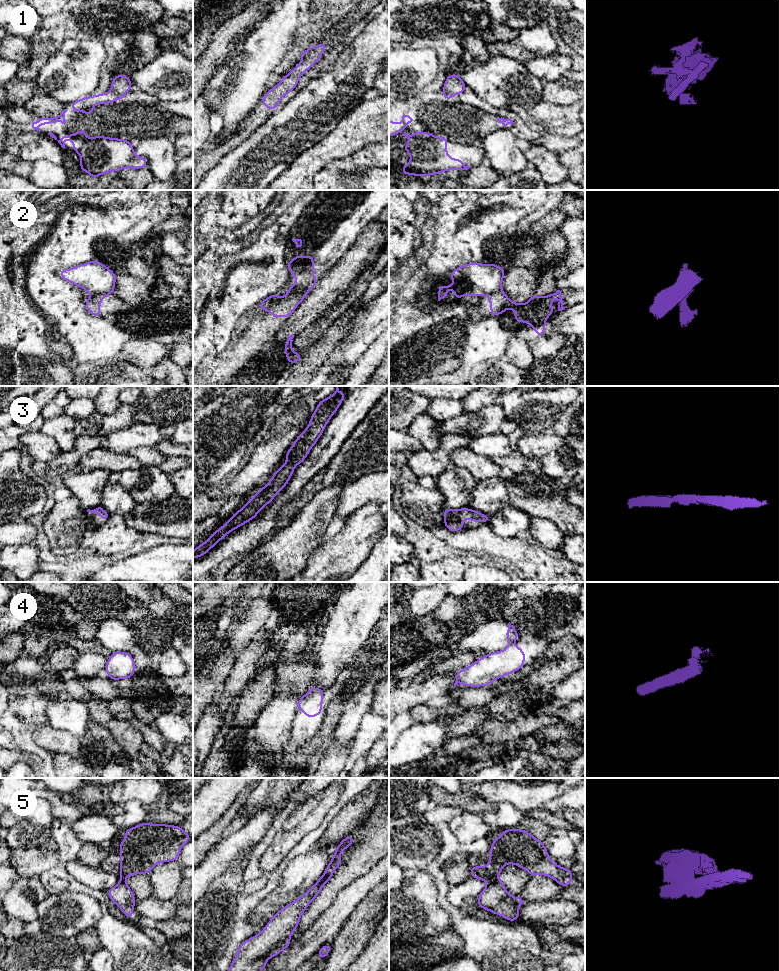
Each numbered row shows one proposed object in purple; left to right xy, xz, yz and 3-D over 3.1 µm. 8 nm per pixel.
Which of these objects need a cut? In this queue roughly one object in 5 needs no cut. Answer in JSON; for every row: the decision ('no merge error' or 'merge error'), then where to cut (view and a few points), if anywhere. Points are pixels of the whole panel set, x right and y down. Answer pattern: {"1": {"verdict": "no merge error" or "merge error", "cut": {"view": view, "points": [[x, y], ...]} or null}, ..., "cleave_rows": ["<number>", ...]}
{"1": {"verdict": "merge error", "cut": {"view": "xy", "points": [[111, 90], [122, 95]]}}, "2": {"verdict": "merge error", "cut": {"view": "xz", "points": [[306, 289], [296, 289], [286, 295]]}}, "3": {"verdict": "no merge error", "cut": null}, "4": {"verdict": "merge error", "cut": {"view": "xz", "points": [[306, 694], [300, 708]]}}, "5": {"verdict": "merge error", "cut": {"view": "yz", "points": [[489, 882], [503, 886]]}}, "cleave_rows": ["1", "2", "4", "5"]}

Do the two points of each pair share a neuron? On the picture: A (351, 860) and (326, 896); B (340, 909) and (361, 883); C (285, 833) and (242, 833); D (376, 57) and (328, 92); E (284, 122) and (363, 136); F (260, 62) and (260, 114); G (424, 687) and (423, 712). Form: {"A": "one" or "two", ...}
{"A": "one", "B": "one", "C": "two", "D": "one", "E": "two", "F": "two", "G": "one"}

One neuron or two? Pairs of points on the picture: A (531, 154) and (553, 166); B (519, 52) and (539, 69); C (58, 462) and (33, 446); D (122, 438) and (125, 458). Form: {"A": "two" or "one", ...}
{"A": "one", "B": "two", "C": "two", "D": "two"}

